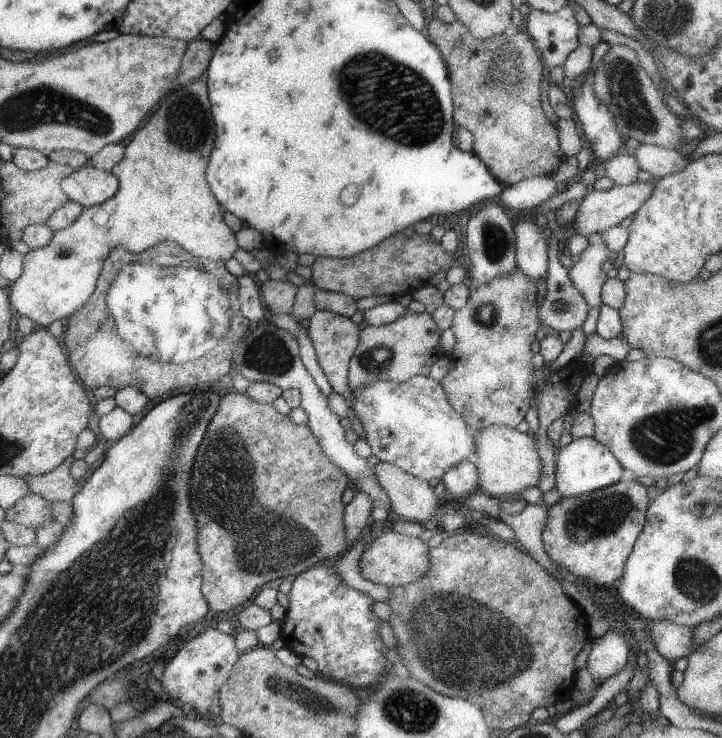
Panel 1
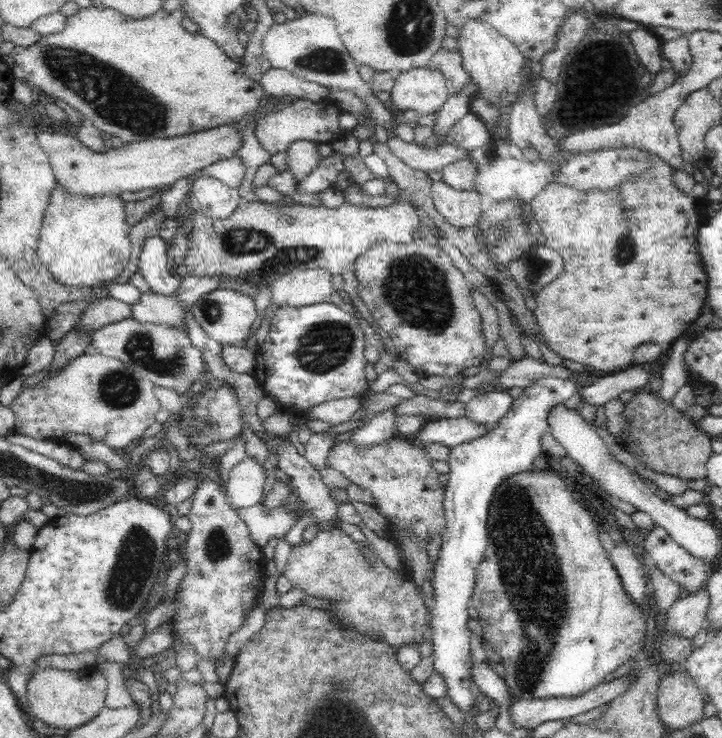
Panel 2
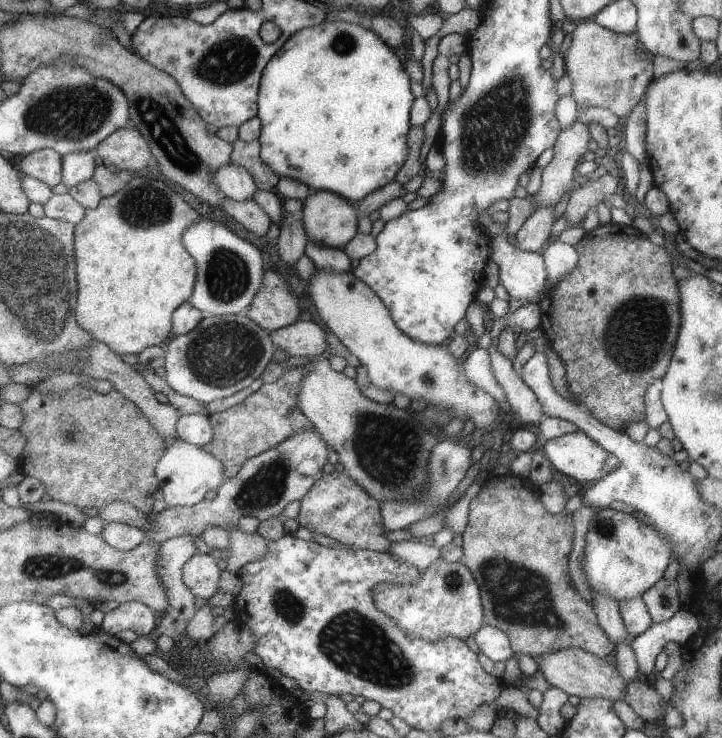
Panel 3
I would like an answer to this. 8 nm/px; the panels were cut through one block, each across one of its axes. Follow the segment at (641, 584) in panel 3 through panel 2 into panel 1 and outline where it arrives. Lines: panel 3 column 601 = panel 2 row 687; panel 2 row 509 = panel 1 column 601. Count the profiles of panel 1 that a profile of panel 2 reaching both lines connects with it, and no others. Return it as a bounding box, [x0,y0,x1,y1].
[542,481,650,584]

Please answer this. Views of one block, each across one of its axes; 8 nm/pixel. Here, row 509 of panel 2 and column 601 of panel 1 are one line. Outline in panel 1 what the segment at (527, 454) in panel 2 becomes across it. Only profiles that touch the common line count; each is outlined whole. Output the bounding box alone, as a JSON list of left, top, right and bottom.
[555,437,624,497]

